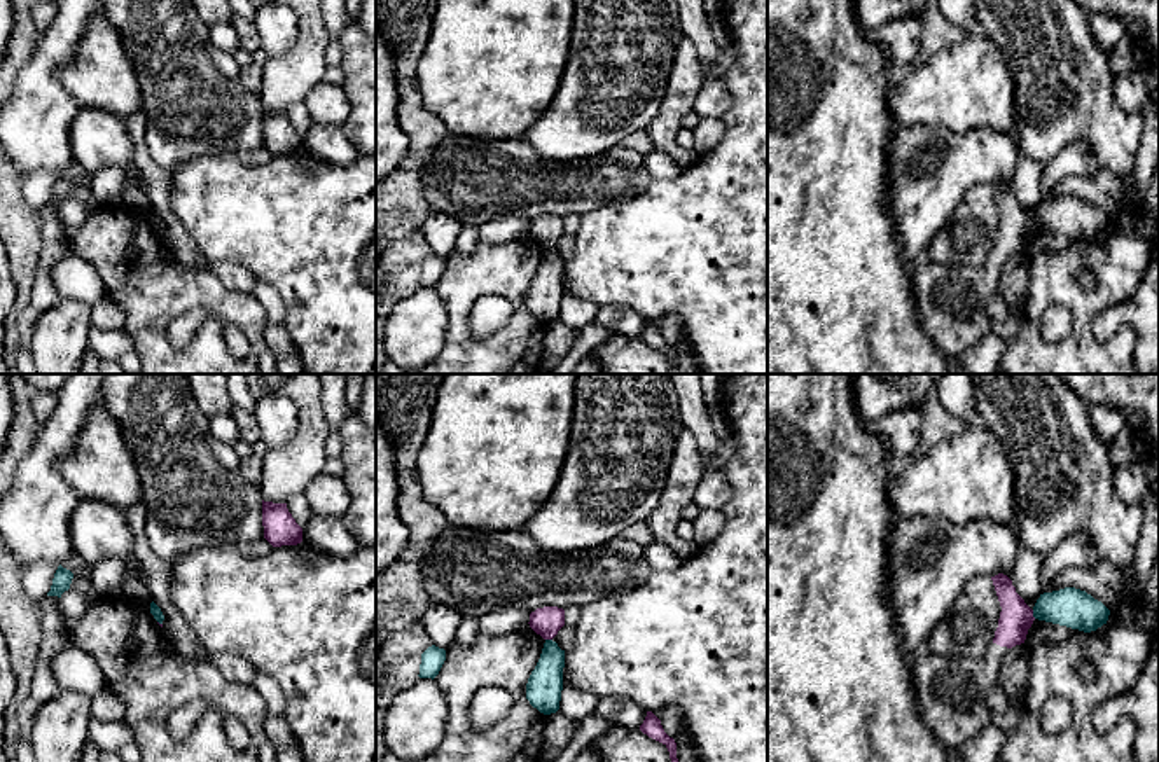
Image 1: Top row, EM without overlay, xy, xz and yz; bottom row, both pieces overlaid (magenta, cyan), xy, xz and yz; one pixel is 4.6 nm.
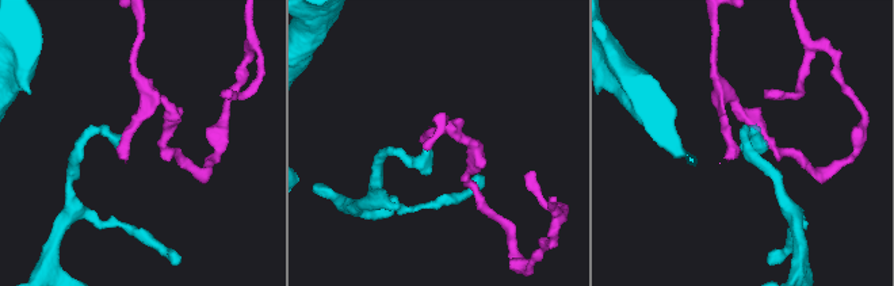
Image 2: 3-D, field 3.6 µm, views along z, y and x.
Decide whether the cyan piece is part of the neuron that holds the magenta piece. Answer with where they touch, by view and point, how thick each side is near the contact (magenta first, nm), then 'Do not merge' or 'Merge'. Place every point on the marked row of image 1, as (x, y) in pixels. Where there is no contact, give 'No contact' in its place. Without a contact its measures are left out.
Touches magenta at yz (1032, 614). Thickness 160 nm (magenta) against 180 nm. Do not merge

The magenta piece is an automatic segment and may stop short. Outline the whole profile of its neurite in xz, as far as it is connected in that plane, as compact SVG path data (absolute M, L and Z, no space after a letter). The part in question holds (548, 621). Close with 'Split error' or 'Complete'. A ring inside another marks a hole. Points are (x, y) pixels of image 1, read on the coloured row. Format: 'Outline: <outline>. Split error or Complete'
Outline: M558 606L537 608L530 613L528 624L544 640L552 640L565 626L565 610Z. Complete

